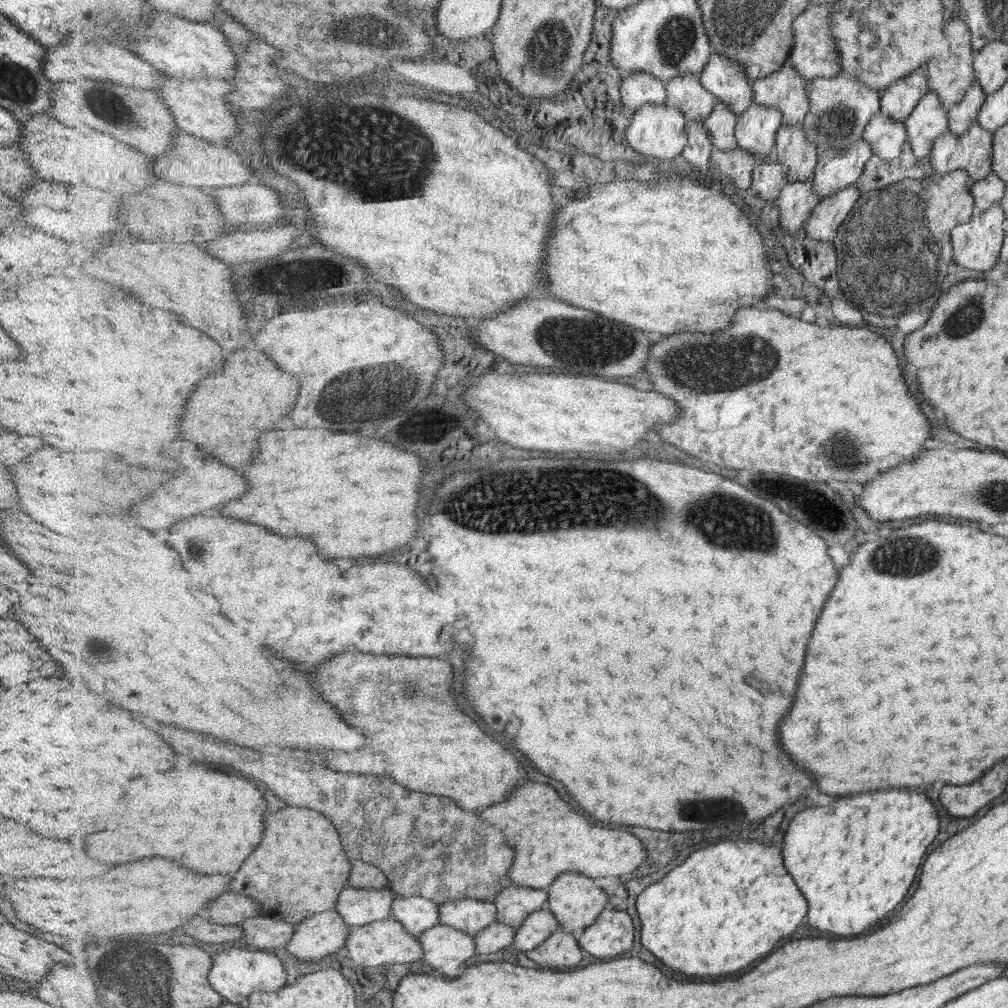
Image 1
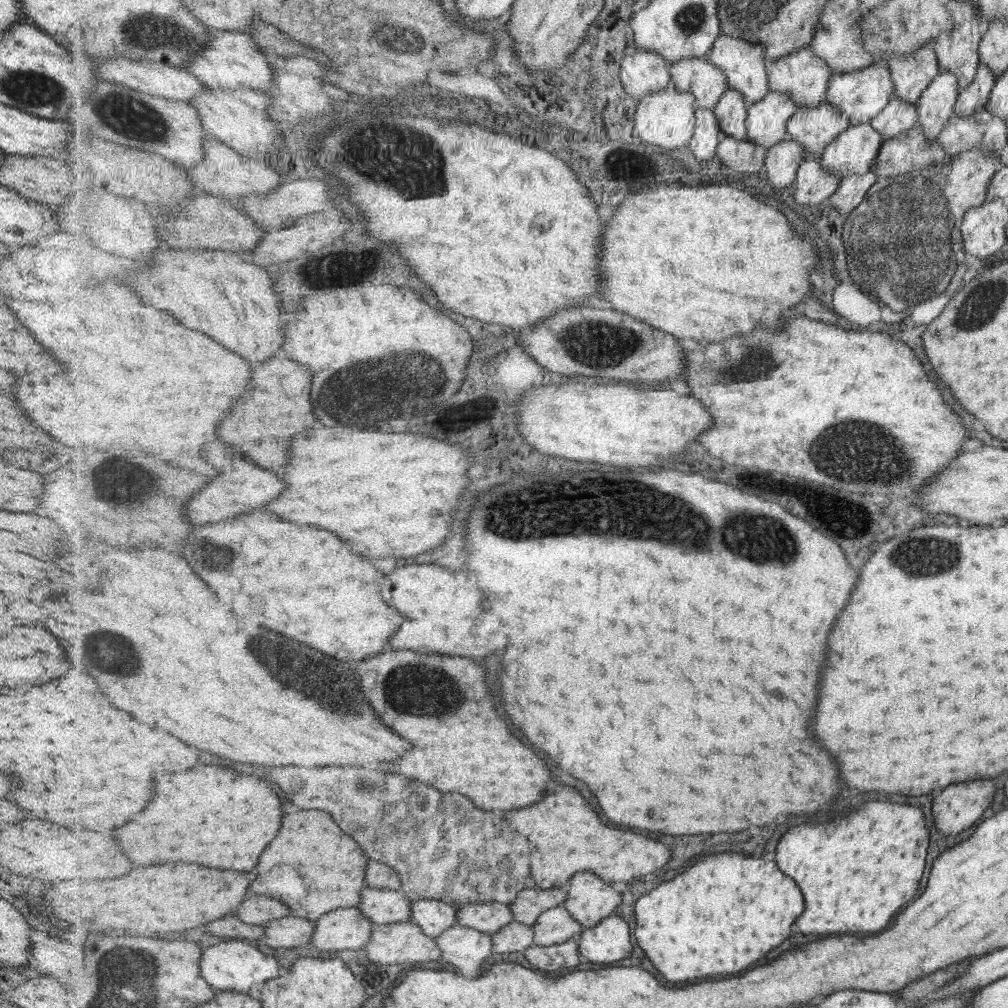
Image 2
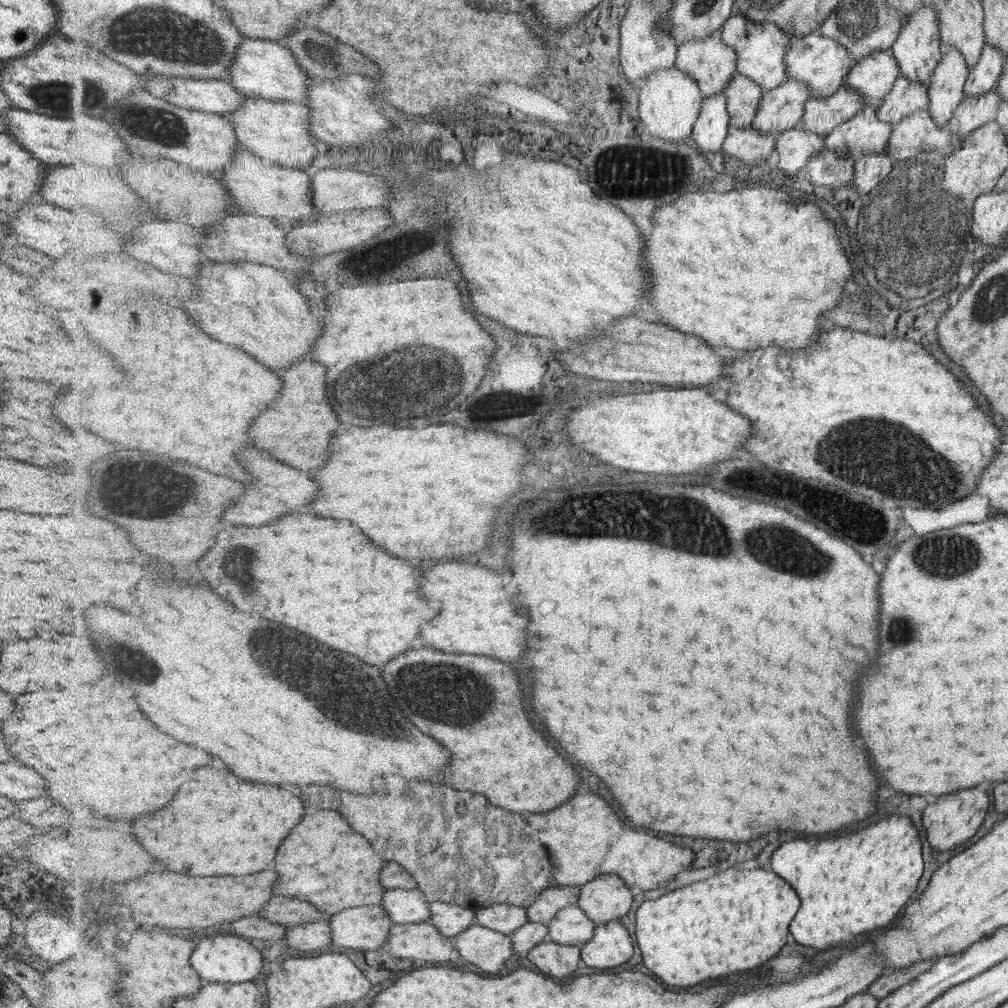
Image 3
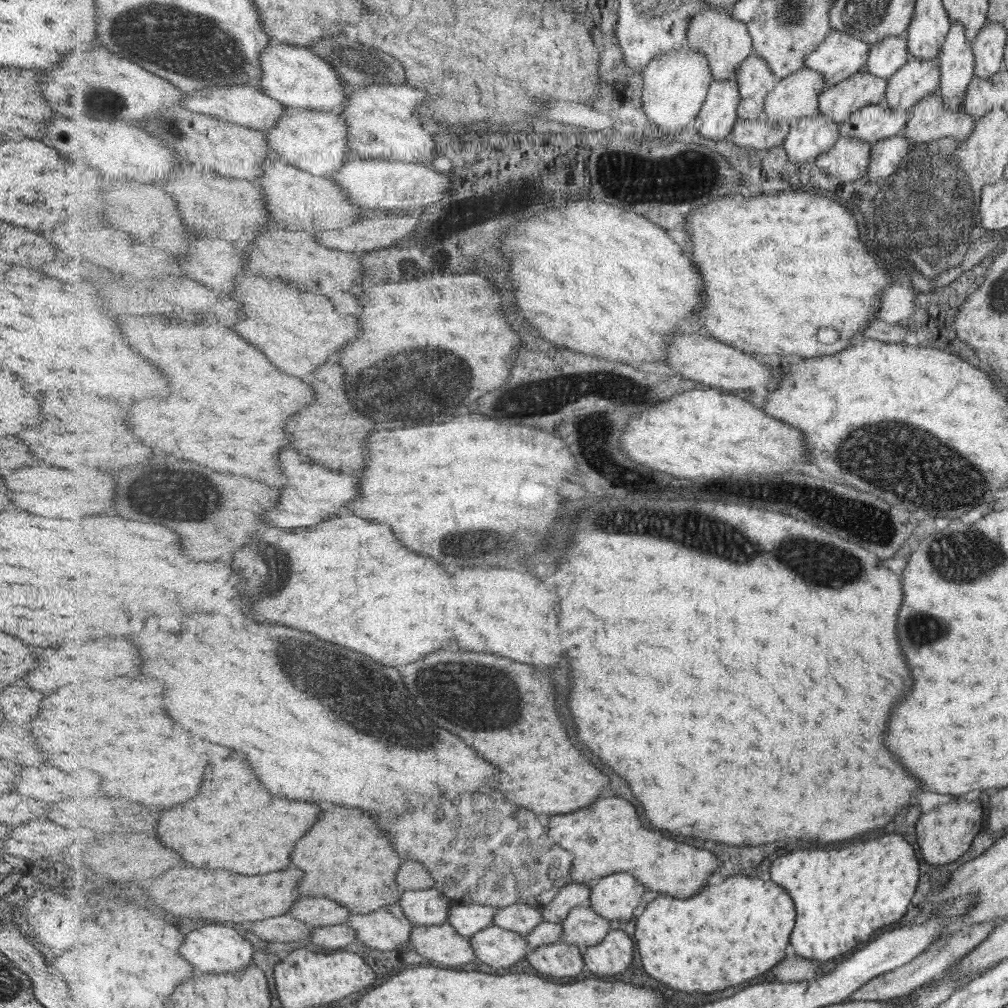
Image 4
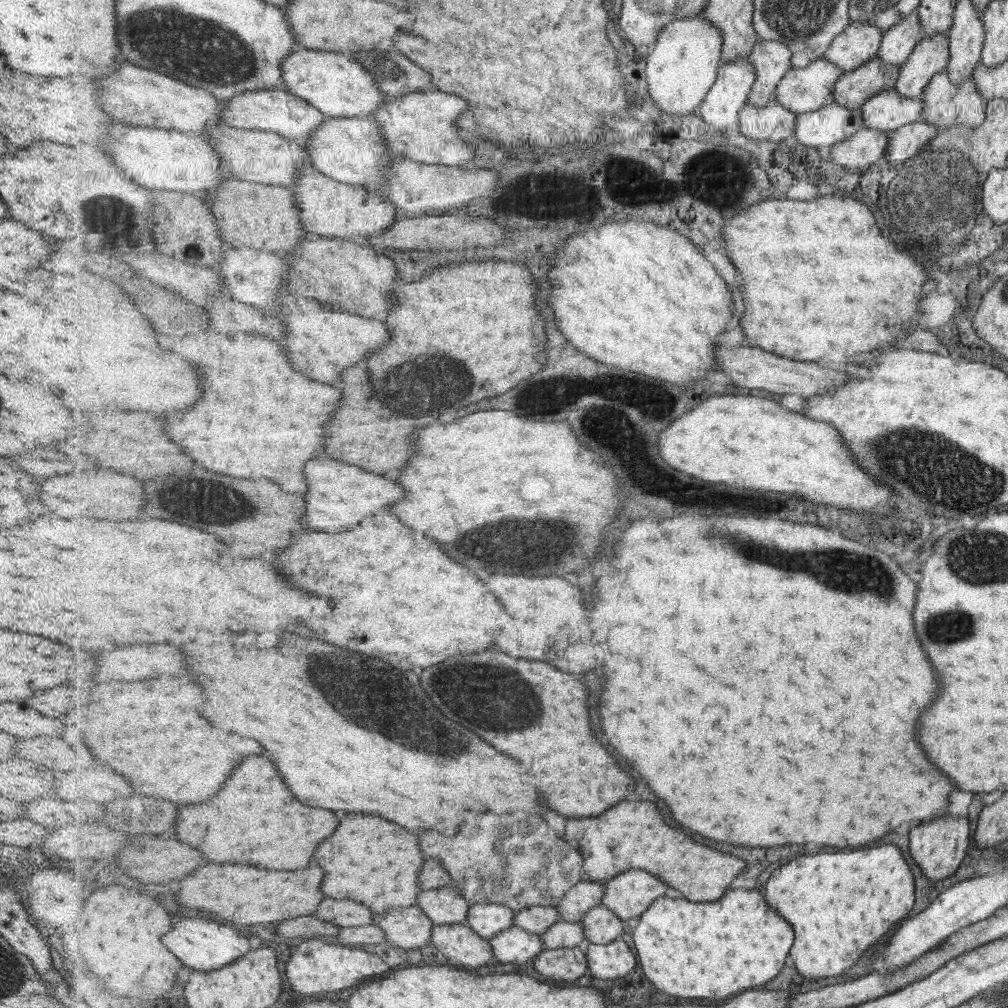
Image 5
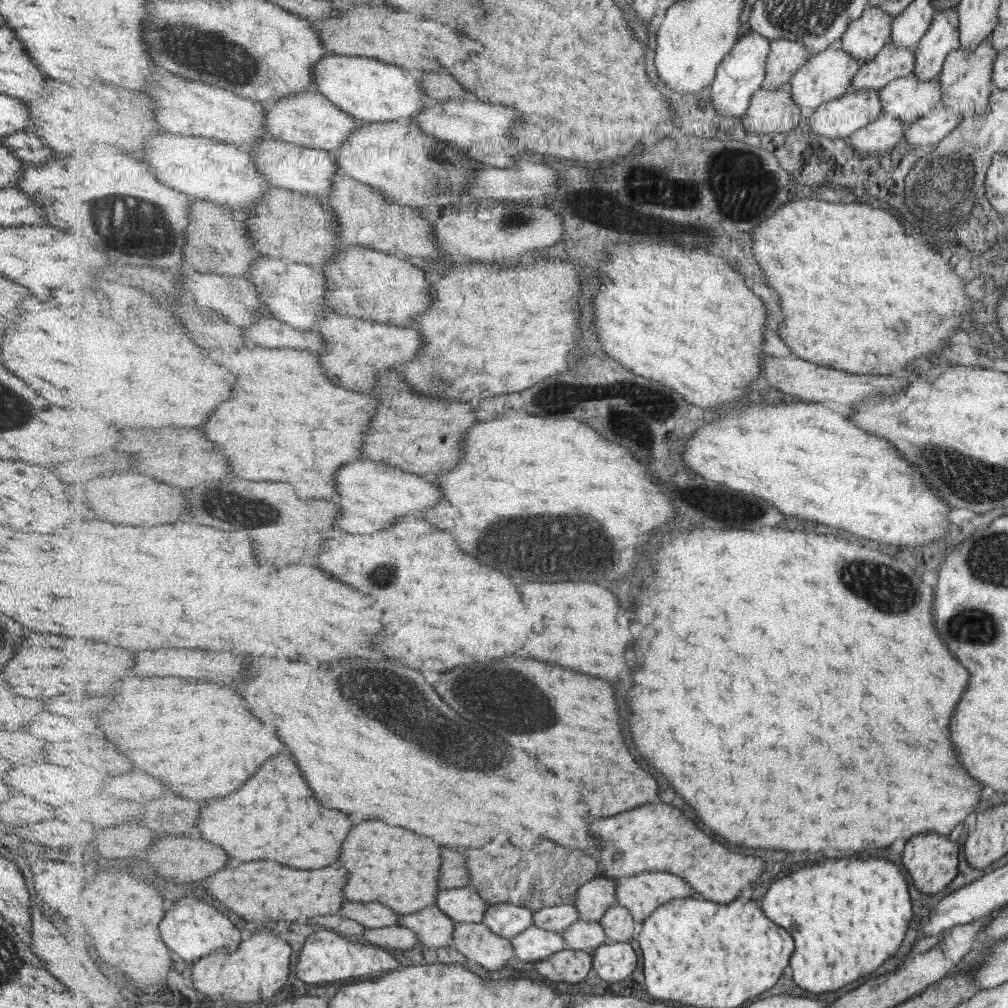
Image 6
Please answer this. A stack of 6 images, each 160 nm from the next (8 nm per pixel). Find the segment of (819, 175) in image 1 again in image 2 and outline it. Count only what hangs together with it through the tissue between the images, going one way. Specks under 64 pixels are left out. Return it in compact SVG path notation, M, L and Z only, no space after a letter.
M871 122L850 126L827 146L821 156L823 166L841 179L853 173L868 173L885 142L879 133Z

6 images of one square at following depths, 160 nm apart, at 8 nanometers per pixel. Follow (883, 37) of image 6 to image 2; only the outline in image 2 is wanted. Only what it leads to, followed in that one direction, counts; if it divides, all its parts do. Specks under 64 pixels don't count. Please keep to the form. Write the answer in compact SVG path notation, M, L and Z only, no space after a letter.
M810 45L795 53L788 54L776 61L768 62L769 86L771 92L789 94L797 104L797 110L801 108L816 108L827 102L829 82L834 76L833 70L824 58L821 58Z

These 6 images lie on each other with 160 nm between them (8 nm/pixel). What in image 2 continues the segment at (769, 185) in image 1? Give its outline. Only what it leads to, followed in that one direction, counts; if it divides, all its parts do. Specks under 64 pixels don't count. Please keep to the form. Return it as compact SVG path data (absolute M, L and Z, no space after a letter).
M787 138L768 149L766 156L766 174L769 184L781 192L795 184L798 168L806 159L803 144Z

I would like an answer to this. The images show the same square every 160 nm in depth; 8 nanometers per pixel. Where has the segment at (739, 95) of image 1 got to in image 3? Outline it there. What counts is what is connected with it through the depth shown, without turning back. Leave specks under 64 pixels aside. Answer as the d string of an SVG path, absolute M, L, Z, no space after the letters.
M735 9L732 17L723 26L723 40L731 45L738 54L738 73L757 82L764 91L776 90L787 80L786 54L793 46L794 38L789 33L782 32L781 26L771 23L758 23L745 18L745 15Z

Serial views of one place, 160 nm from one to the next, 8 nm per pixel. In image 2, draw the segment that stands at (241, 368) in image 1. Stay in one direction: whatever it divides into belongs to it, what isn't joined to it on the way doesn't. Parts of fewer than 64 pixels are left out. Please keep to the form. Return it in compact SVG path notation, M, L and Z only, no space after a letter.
M271 356L259 368L254 368L247 396L237 402L231 416L221 424L219 436L229 444L241 446L249 458L257 460L263 468L287 466L285 460L291 460L291 442L295 434L309 430L319 422L313 414L311 388L313 370L303 368L289 358L281 360Z

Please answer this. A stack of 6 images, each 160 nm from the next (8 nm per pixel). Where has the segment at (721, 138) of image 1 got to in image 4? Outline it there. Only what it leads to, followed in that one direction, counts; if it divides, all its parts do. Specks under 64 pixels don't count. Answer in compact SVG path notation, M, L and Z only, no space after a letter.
M753 50L738 68L736 76L741 94L739 118L756 120L765 116L766 99L779 82L769 63Z

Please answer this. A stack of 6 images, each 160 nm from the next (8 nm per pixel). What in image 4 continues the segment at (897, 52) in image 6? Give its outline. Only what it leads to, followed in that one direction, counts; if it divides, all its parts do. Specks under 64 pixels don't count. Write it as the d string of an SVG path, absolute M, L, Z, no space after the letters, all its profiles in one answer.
M855 74L837 86L827 86L819 98L819 112L832 121L844 123L853 113L873 104L887 106L888 80L873 74Z

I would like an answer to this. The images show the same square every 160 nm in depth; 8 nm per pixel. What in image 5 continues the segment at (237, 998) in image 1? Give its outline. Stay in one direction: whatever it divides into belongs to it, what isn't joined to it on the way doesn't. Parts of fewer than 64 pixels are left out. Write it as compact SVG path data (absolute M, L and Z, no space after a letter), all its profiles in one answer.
M189 917L182 918L173 926L169 934L163 936L165 946L185 962L188 968L200 971L219 970L228 964L234 963L238 958L251 952L249 939L239 927L227 926L225 923L219 924L209 918Z

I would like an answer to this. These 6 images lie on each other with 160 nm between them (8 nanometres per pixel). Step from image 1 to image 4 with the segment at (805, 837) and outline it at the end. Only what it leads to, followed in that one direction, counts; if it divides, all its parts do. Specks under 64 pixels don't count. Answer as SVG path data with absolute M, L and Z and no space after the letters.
M889 834L879 838L879 842L865 840L837 850L795 850L775 860L771 866L771 878L779 886L785 886L797 902L797 930L791 934L791 944L803 958L815 958L821 962L845 958L859 944L859 948L862 947L879 928L901 922L917 892L917 874L919 864L915 848L901 834Z

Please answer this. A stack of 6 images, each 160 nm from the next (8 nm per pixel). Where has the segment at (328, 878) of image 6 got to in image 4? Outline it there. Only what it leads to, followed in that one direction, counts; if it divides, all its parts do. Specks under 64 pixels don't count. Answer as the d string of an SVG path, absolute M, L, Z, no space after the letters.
M175 868L155 882L151 896L171 914L205 918L212 922L242 922L247 925L257 920L283 916L299 900L299 880L303 870L287 868L265 876L241 876L229 870L201 870L201 868Z

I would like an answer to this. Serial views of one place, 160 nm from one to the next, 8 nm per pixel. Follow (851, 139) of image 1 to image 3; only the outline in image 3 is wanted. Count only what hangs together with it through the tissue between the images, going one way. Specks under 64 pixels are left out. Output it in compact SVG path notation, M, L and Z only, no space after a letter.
M877 51L863 57L843 83L863 95L865 107L879 108L892 93L900 74L900 63L888 51Z

